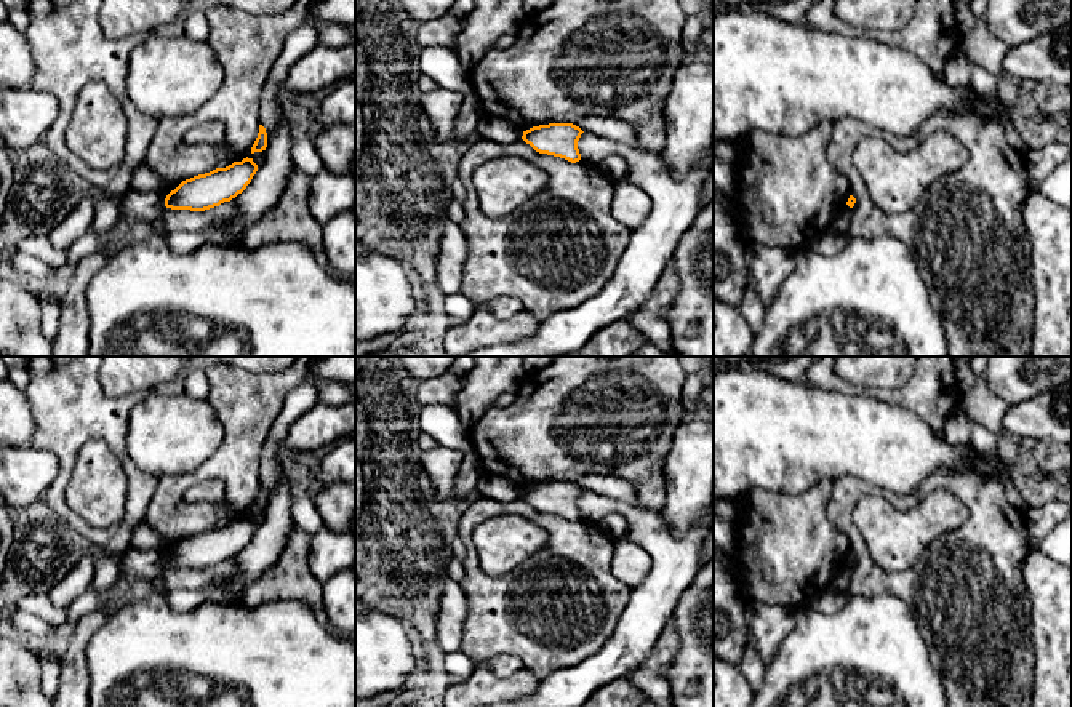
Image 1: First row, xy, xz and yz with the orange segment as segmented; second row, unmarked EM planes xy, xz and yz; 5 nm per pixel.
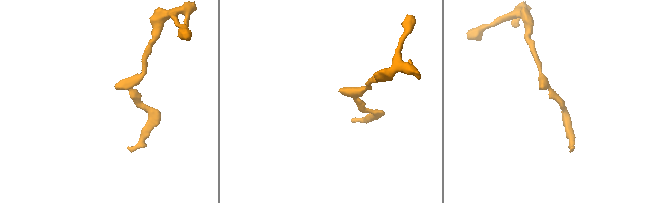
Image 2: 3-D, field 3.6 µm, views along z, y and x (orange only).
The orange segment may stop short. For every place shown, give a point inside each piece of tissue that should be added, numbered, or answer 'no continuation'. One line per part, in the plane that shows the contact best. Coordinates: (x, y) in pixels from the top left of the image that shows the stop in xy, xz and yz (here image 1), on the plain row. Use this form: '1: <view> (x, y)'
no continuation

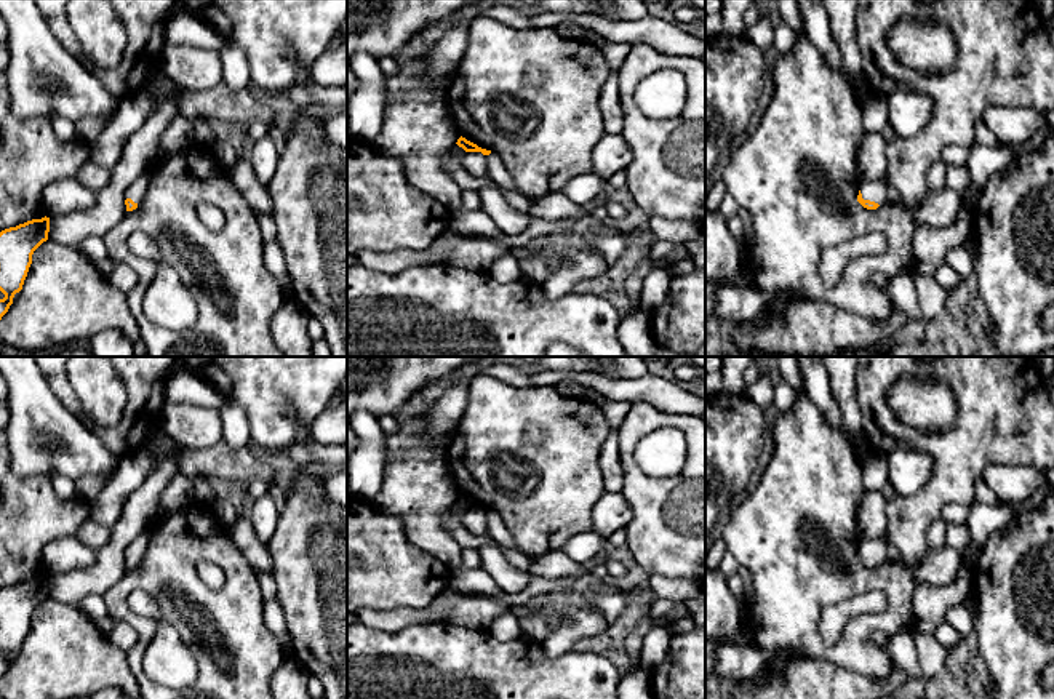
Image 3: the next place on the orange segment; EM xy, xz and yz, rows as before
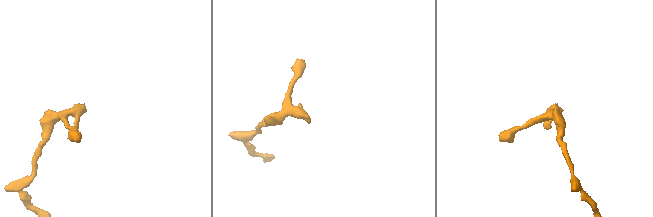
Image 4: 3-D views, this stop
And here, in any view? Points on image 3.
1: yz (875, 549)

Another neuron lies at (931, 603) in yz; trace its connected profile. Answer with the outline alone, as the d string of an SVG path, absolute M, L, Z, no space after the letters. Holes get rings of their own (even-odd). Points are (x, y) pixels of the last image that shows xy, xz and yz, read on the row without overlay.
M964 563L960 566L958 576L953 582L945 585L916 584L913 595L915 629L924 633L945 624L947 613L955 606L964 606L971 592L972 569Z

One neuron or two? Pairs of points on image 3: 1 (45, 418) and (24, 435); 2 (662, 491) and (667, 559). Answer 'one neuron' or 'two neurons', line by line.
1: one neuron
2: one neuron

